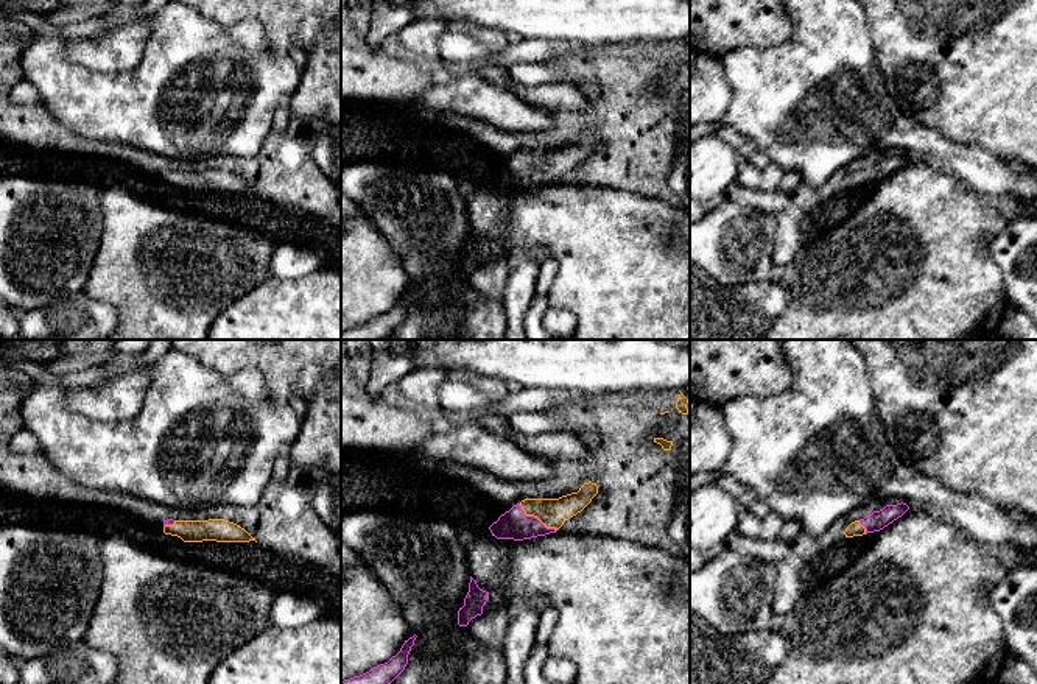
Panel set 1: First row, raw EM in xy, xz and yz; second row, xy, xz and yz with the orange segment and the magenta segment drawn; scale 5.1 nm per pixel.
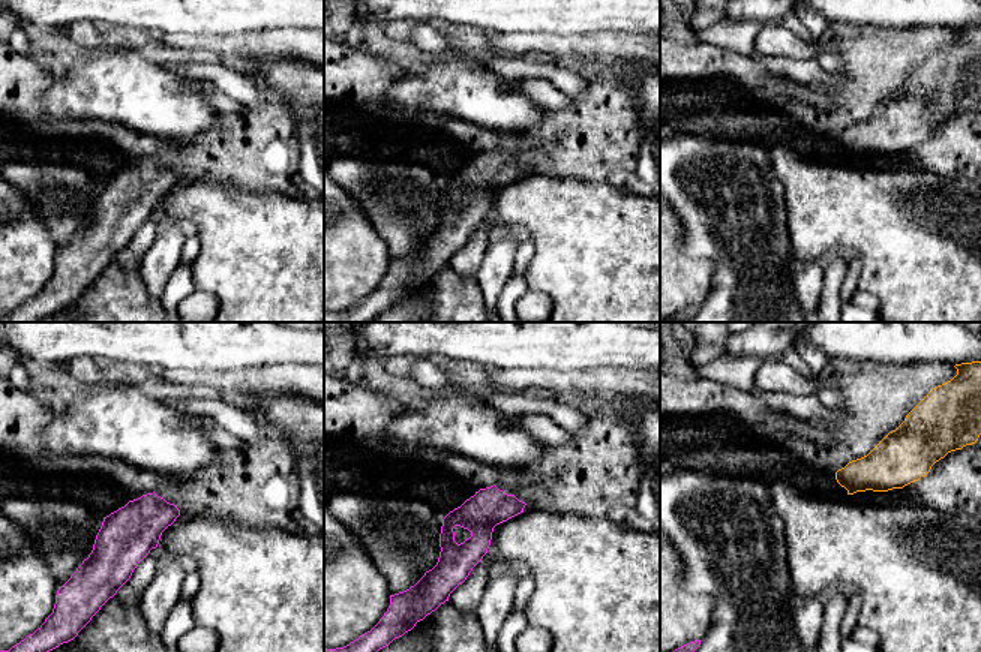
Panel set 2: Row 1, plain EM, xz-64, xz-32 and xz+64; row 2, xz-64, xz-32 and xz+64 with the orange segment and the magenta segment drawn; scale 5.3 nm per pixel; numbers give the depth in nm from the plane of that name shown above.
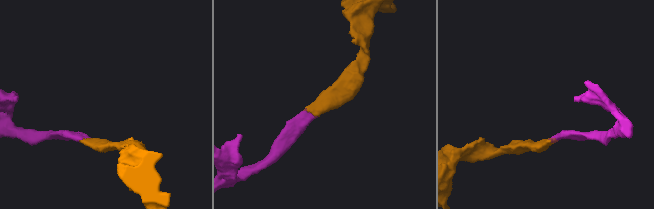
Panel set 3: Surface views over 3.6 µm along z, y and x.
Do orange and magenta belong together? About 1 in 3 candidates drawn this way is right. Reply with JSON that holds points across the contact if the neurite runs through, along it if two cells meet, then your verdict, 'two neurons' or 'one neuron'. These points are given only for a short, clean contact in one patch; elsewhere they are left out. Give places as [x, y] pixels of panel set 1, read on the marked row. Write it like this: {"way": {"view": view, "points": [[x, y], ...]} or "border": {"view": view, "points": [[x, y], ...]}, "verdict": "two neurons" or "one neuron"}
{"way": {"view": "xz", "points": [[551, 513], [536, 516], [514, 524]]}, "verdict": "one neuron"}

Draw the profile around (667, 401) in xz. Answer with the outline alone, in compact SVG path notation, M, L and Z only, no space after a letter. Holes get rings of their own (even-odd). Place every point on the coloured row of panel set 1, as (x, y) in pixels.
M657 391L657 402L651 408L654 410L654 413L679 413L679 410L676 408L676 402L680 393L685 396L684 391Z

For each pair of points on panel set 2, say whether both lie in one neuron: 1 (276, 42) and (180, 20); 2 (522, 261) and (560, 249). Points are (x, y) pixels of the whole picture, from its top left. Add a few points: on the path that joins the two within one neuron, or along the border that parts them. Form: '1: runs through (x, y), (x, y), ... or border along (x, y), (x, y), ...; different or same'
1: border along (297, 27), (276, 27), (263, 32); different
2: border along (530, 237), (534, 255), (524, 273); different

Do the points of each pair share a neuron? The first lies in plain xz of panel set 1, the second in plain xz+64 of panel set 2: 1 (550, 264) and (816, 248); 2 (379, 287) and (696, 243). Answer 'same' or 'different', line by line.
1: different
2: different

